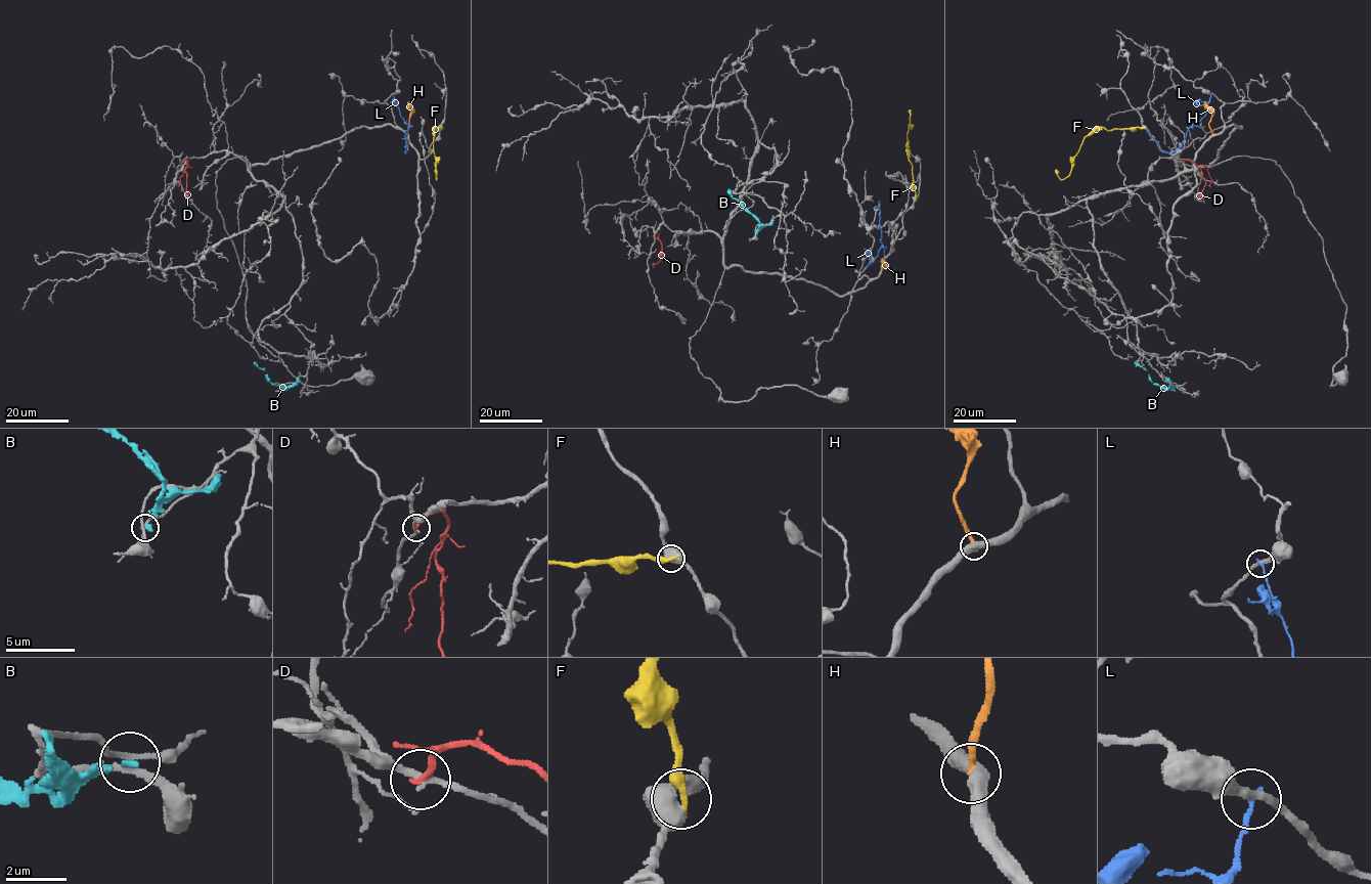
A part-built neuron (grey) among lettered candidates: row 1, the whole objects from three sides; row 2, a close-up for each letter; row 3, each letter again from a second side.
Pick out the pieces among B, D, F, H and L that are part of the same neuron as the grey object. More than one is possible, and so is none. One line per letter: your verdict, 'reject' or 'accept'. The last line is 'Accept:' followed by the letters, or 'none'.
B: reject
D: reject
F: reject
H: reject
L: reject
Accept: none

